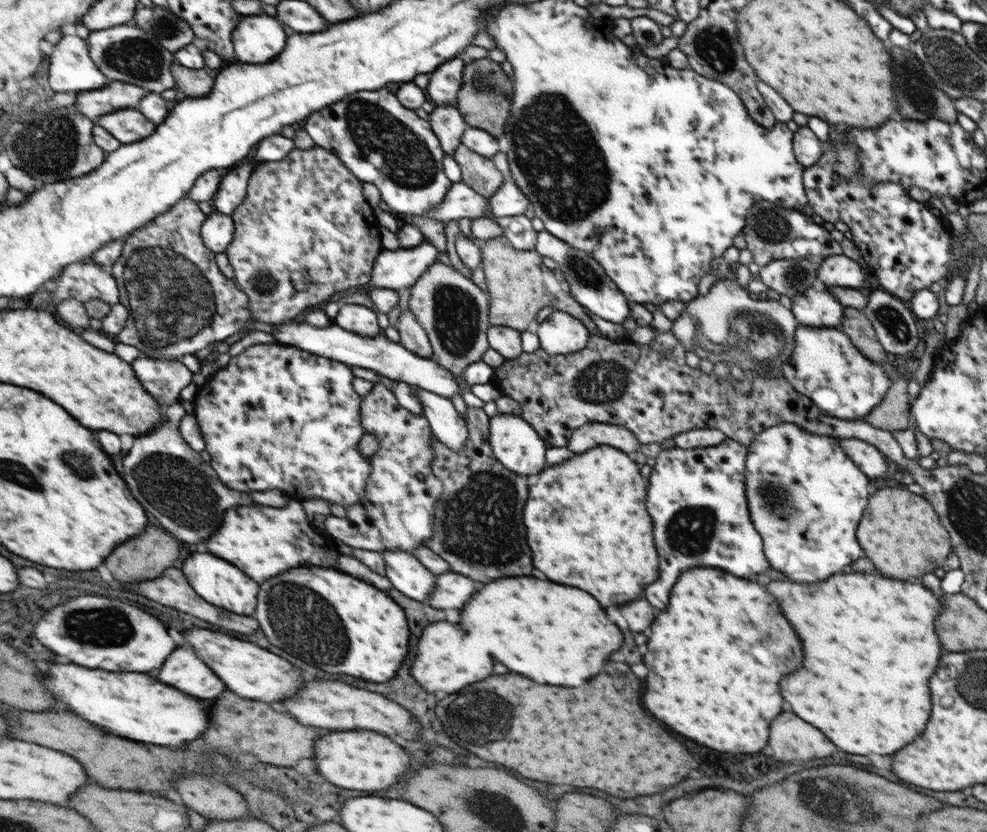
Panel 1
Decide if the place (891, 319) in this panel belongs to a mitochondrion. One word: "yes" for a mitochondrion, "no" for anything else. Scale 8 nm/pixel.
yes

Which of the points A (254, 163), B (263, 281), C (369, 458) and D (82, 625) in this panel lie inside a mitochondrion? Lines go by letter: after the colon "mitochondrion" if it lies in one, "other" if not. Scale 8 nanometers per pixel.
A: other
B: mitochondrion
C: other
D: mitochondrion

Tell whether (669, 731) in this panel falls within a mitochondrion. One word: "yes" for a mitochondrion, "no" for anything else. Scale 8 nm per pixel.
no

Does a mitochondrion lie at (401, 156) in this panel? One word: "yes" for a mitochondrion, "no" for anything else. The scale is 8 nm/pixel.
yes

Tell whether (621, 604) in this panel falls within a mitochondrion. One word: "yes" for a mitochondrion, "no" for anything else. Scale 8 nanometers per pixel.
no

